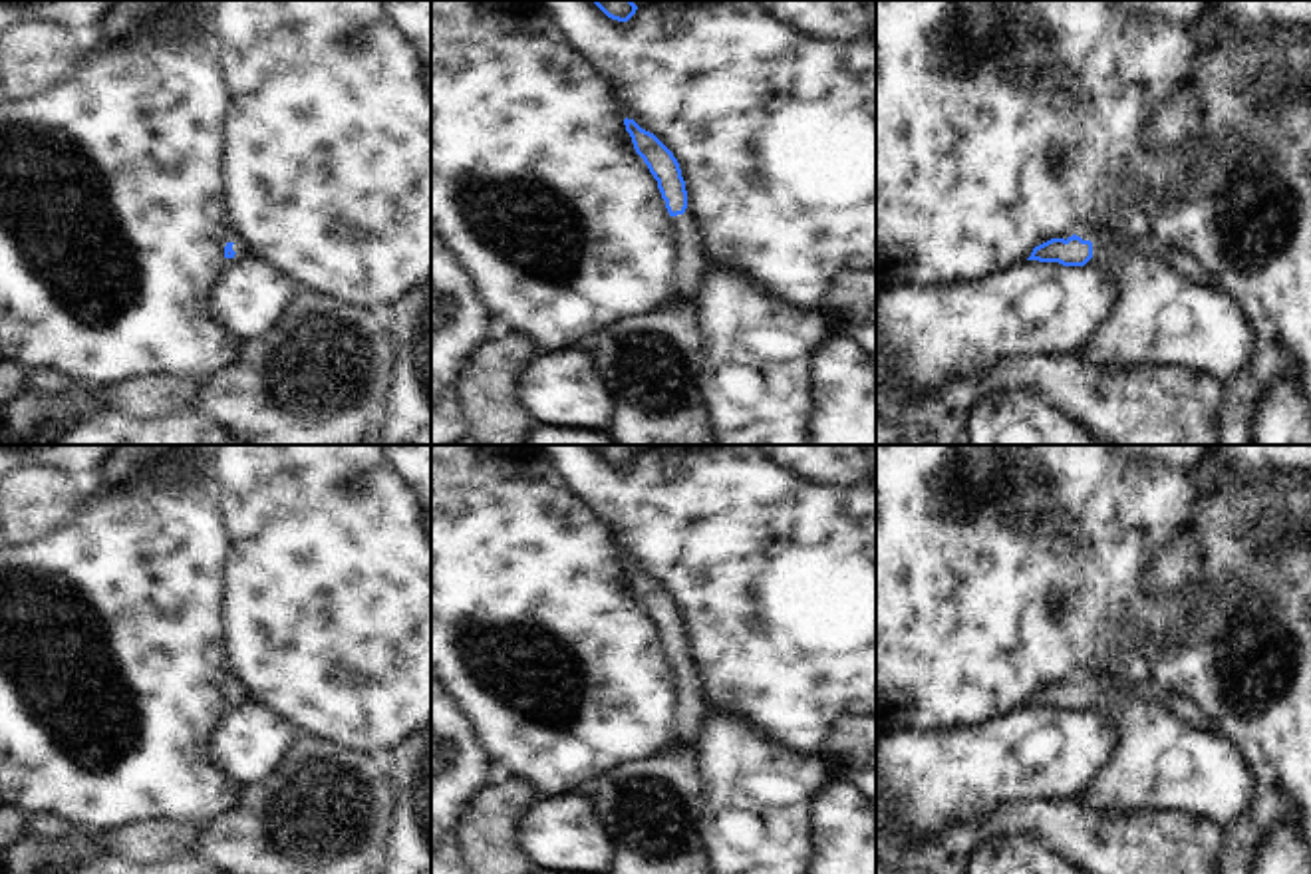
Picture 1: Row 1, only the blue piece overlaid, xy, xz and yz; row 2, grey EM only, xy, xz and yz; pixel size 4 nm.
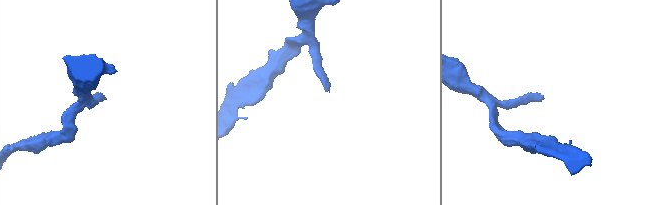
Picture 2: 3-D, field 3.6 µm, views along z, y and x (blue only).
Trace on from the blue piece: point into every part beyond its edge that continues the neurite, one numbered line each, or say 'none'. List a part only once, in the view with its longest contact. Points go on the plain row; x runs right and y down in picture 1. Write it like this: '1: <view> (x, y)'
1: xy (239, 692)

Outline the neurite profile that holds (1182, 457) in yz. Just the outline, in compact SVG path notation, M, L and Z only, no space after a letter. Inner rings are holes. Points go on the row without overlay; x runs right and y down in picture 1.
M1110 445L1114 453L1128 461L1148 459L1172 469L1194 469L1214 445Z

